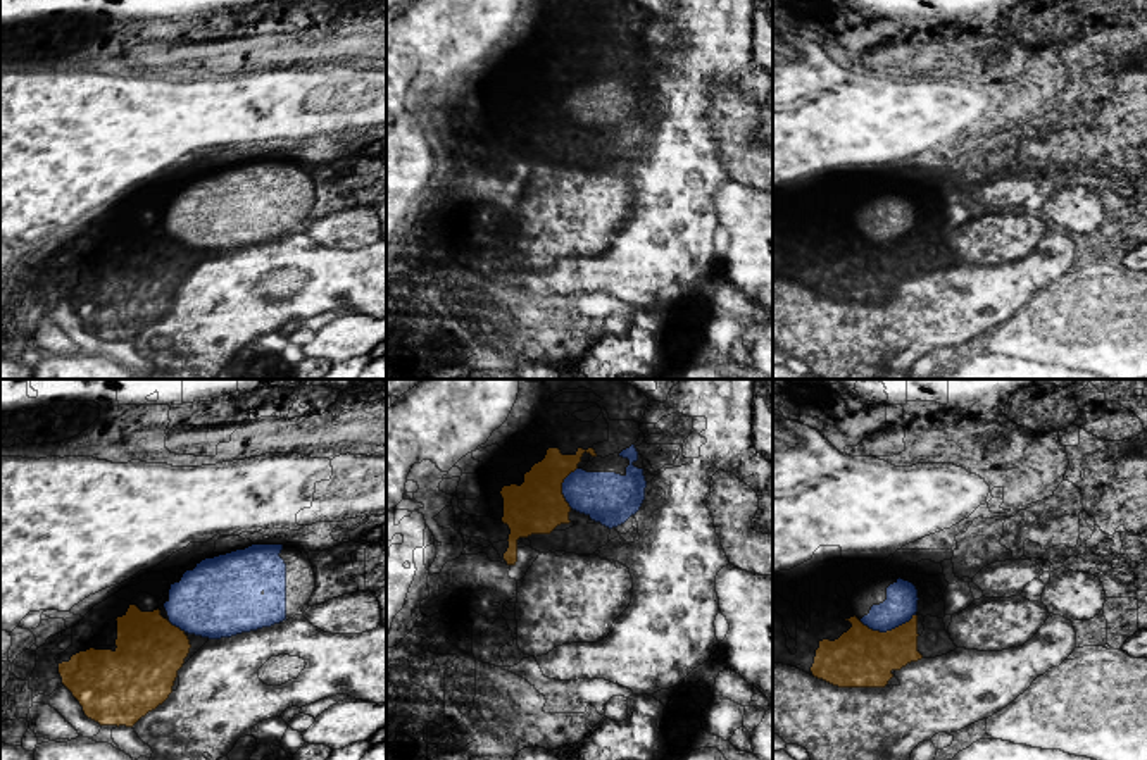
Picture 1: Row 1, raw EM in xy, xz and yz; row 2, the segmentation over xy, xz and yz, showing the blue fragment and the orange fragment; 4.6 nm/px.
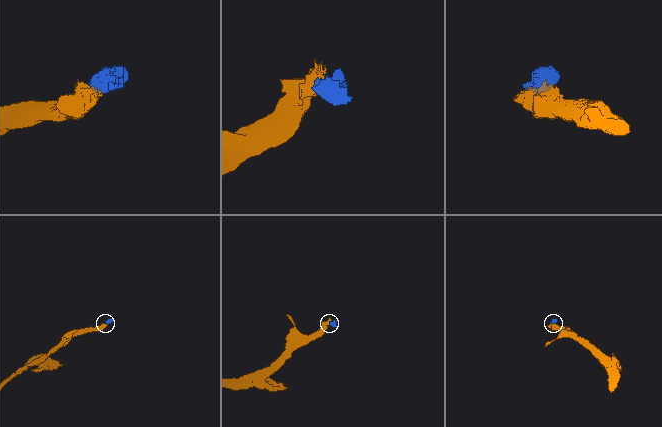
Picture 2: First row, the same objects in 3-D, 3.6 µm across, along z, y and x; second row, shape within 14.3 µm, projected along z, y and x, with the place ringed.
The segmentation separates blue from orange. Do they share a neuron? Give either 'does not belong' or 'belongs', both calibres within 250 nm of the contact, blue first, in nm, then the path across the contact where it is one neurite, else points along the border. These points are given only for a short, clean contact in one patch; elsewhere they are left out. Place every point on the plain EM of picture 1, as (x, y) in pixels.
belongs; calibres 150 and 280 nm; way yz (901, 218), (894, 236), (887, 243), (861, 271)

